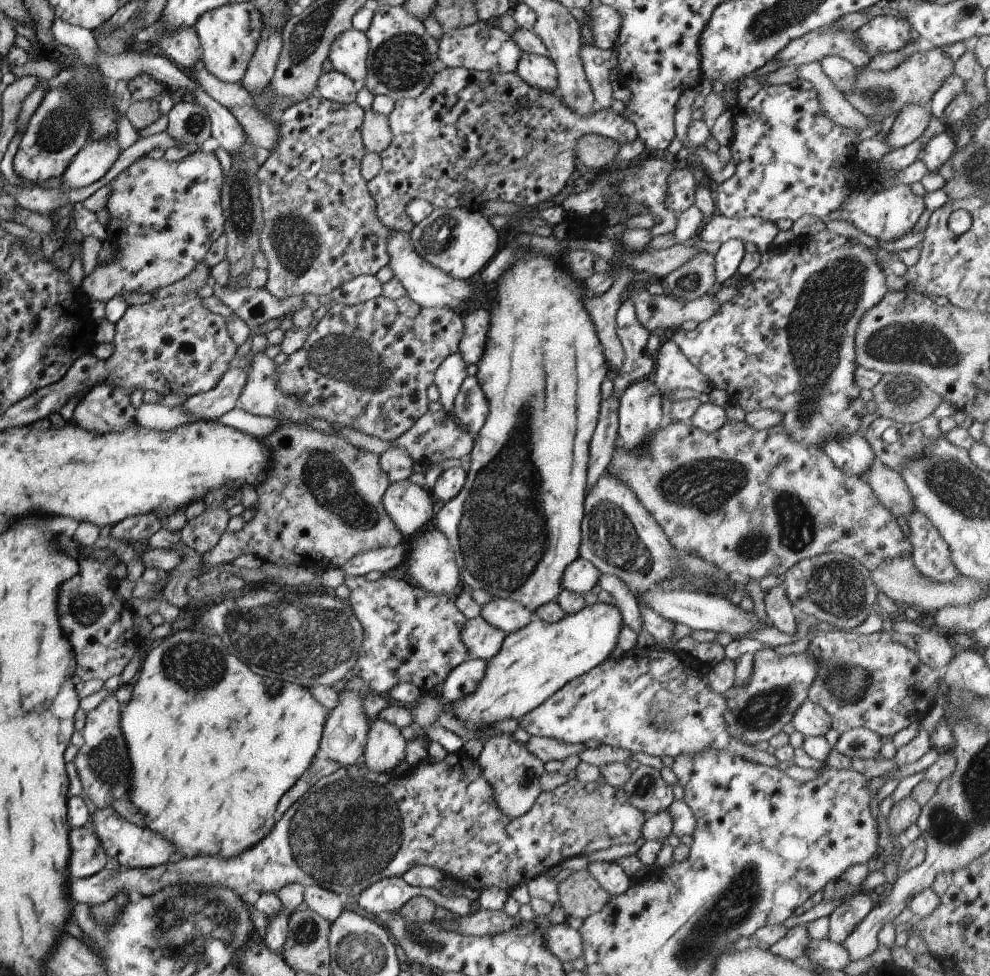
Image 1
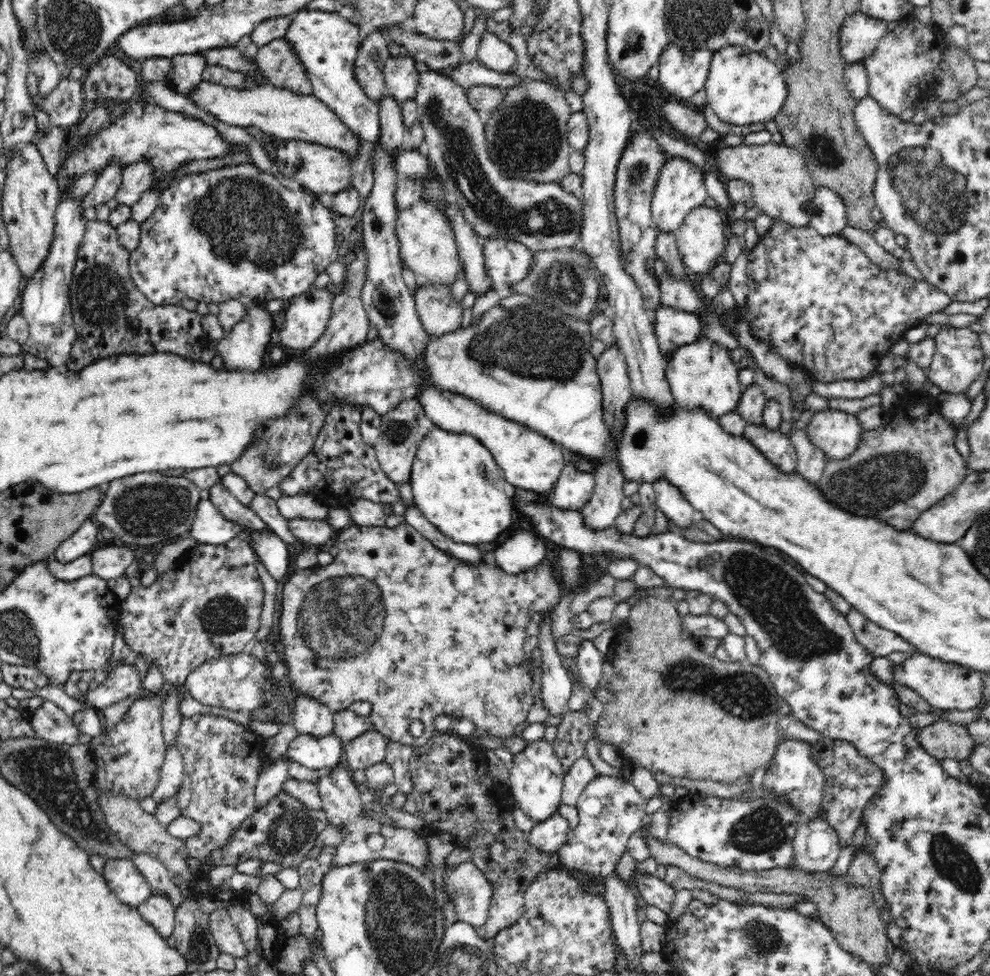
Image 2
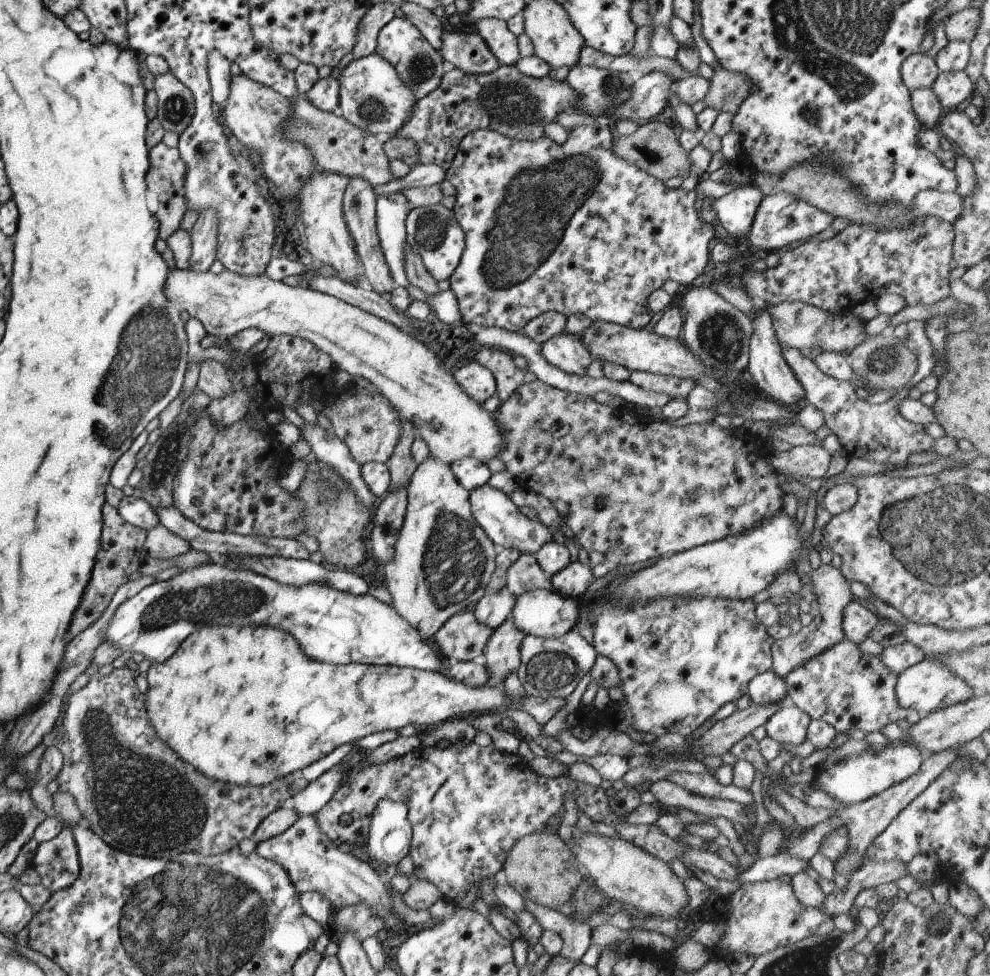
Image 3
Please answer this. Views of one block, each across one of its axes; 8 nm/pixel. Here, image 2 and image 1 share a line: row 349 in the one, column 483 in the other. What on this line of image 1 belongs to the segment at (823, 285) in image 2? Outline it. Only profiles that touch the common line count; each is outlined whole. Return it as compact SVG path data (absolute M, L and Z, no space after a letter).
M462 749L455 751L454 753L447 753L443 760L439 762L433 762L429 759L420 762L417 766L412 766L403 776L395 776L392 772L387 776L386 774L377 774L372 770L367 770L362 765L361 761L355 763L353 766L347 766L347 768L339 767L335 772L320 778L319 781L314 782L313 786L301 796L281 815L278 821L273 825L273 828L269 830L269 834L265 838L261 839L261 842L255 843L255 846L241 852L239 856L233 856L233 858L217 858L217 856L197 855L191 858L183 857L176 858L173 861L165 862L161 866L149 867L149 868L125 868L120 867L118 864L110 862L107 866L103 867L99 872L82 878L74 879L68 877L67 879L67 895L69 896L69 906L74 906L77 902L82 902L87 905L97 906L107 902L110 898L113 898L115 894L121 894L125 892L126 895L132 890L137 890L139 894L145 898L145 896L151 896L159 890L163 890L165 886L177 886L177 884L191 884L191 886L197 886L197 884L203 884L203 886L222 886L233 890L237 896L247 894L247 892L257 892L257 894L263 892L276 893L280 888L283 888L289 883L299 883L303 887L305 886L320 886L334 892L337 895L345 898L346 896L356 897L364 888L371 886L374 882L381 880L382 878L399 877L406 870L409 870L412 866L429 866L437 870L441 870L447 878L453 878L457 880L462 886L470 886L471 890L482 891L489 886L497 886L499 890L508 892L513 886L519 886L519 884L526 883L531 878L539 876L544 873L547 869L557 864L560 864L566 858L571 858L579 855L587 855L590 852L597 852L597 850L603 850L609 848L609 846L619 846L619 844L631 844L637 841L637 838L641 836L641 826L647 819L644 813L637 810L635 806L631 806L629 800L627 800L627 794L623 792L622 787L613 788L611 785L604 783L598 784L597 782L587 782L583 785L575 776L565 781L561 786L553 788L553 790L541 791L539 796L535 799L535 804L525 814L518 816L517 818L509 818L505 816L503 812L499 812L499 808L493 800L493 792L491 792L491 786L483 780L481 776L481 770L475 760L470 758Z

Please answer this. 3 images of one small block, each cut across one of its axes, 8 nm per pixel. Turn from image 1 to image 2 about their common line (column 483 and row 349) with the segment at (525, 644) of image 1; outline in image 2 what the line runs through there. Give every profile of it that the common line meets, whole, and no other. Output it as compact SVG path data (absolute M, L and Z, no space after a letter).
M698 335L690 344L677 346L665 356L665 379L669 382L676 404L693 409L700 407L719 417L736 408L743 388L738 382L738 367L732 363L729 349Z

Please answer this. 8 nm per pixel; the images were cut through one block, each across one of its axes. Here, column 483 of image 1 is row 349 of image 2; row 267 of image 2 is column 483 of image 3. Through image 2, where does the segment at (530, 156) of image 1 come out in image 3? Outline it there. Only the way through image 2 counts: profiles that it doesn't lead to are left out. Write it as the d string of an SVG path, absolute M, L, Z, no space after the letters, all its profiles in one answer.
M500 65L490 74L471 75L453 68L442 75L435 91L416 100L405 124L393 138L413 140L418 164L434 164L447 170L457 152L460 139L479 129L497 131L501 136L517 140L537 140L543 126L555 122L559 112L571 112L578 102L565 80L557 82L547 75L535 79L522 76L514 66Z

